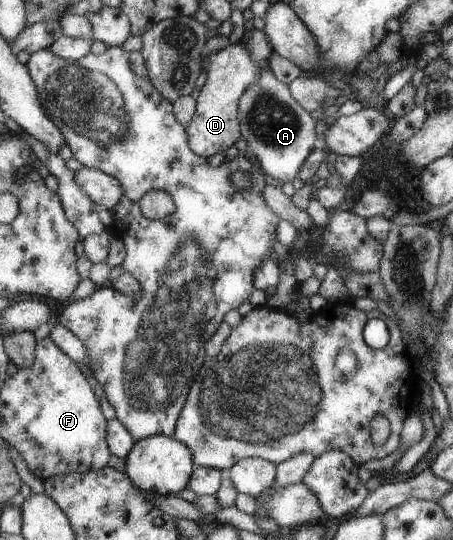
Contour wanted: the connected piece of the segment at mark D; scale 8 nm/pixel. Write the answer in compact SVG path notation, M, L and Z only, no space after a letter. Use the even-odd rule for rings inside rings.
M240 41L212 51L201 60L201 68L206 72L206 80L195 99L195 113L185 131L193 153L206 158L216 152L224 154L240 138L237 102L248 86L260 78L261 67L253 61L244 42Z

